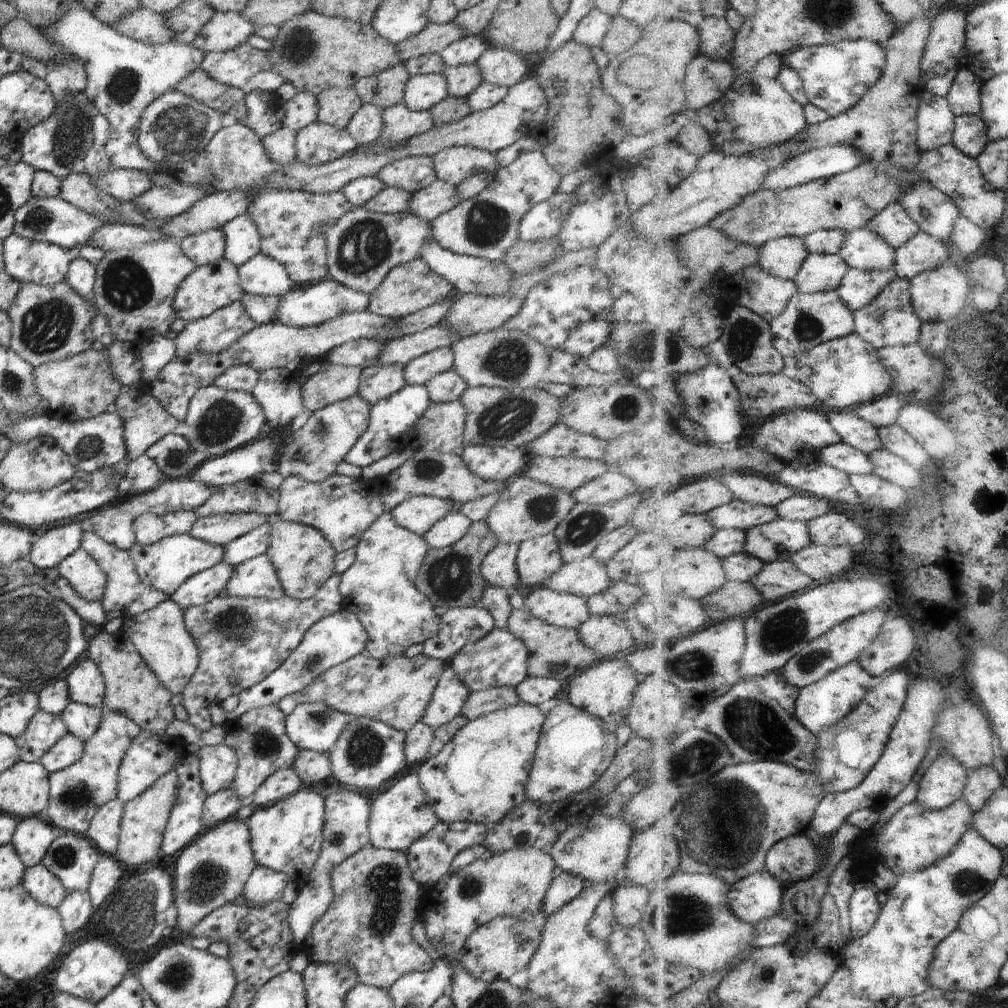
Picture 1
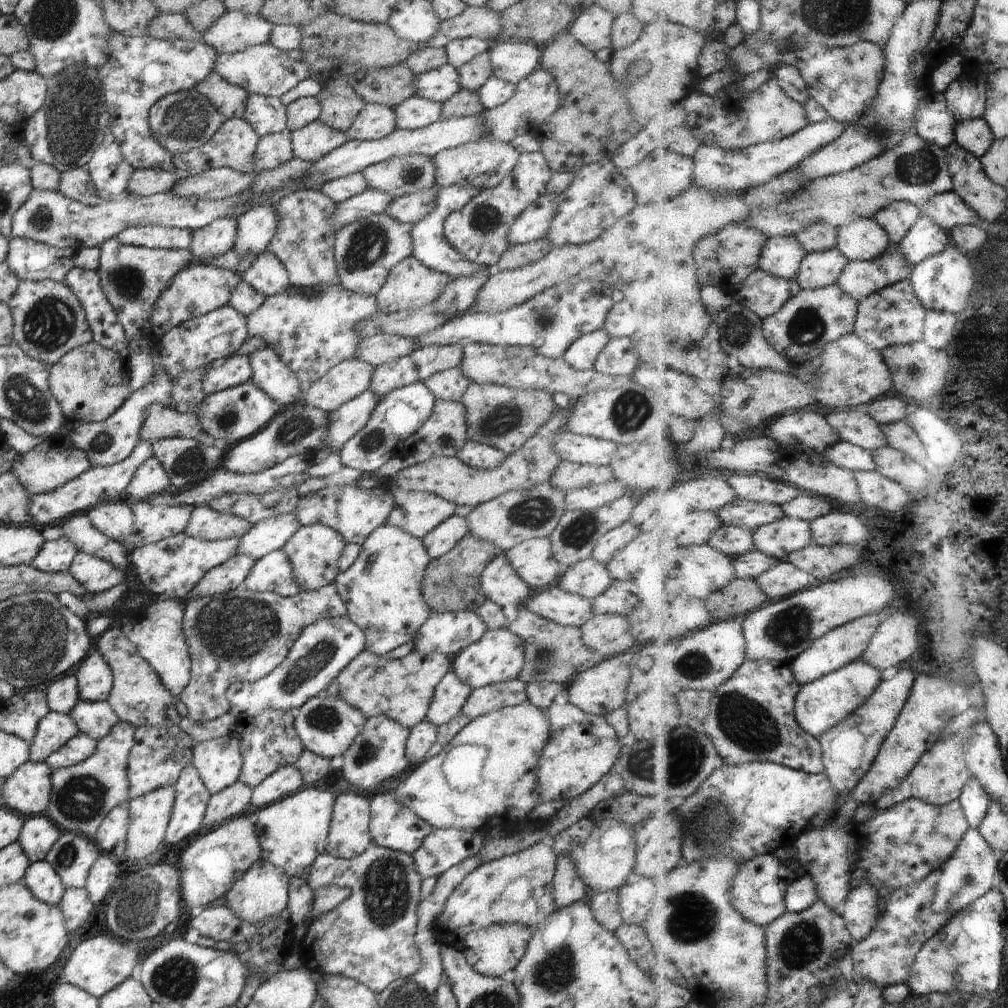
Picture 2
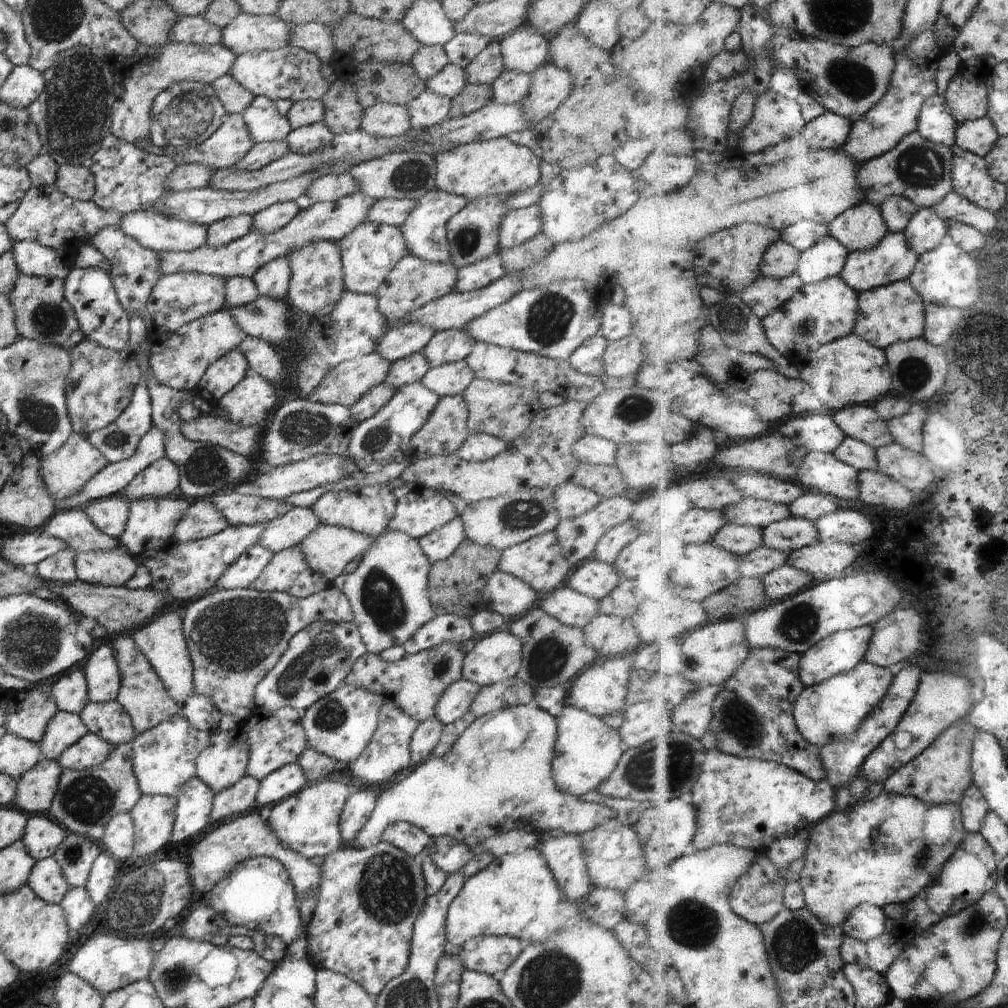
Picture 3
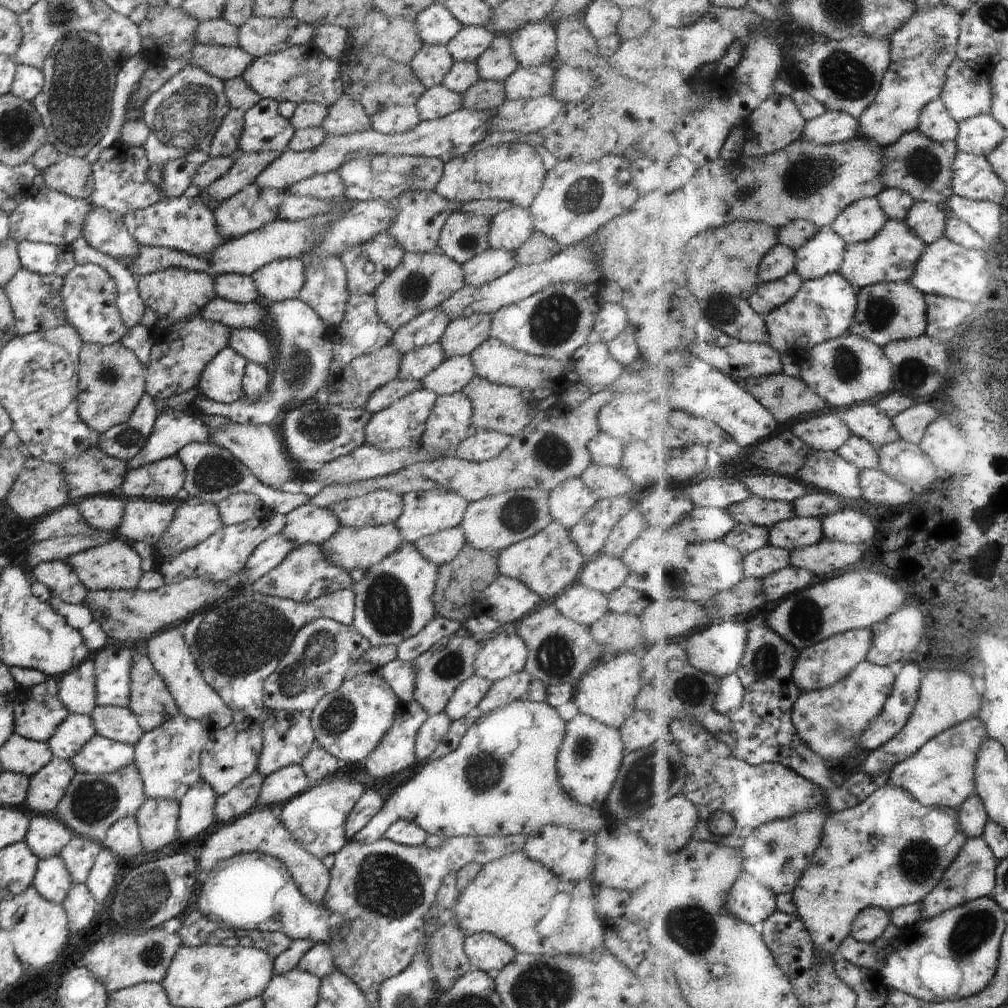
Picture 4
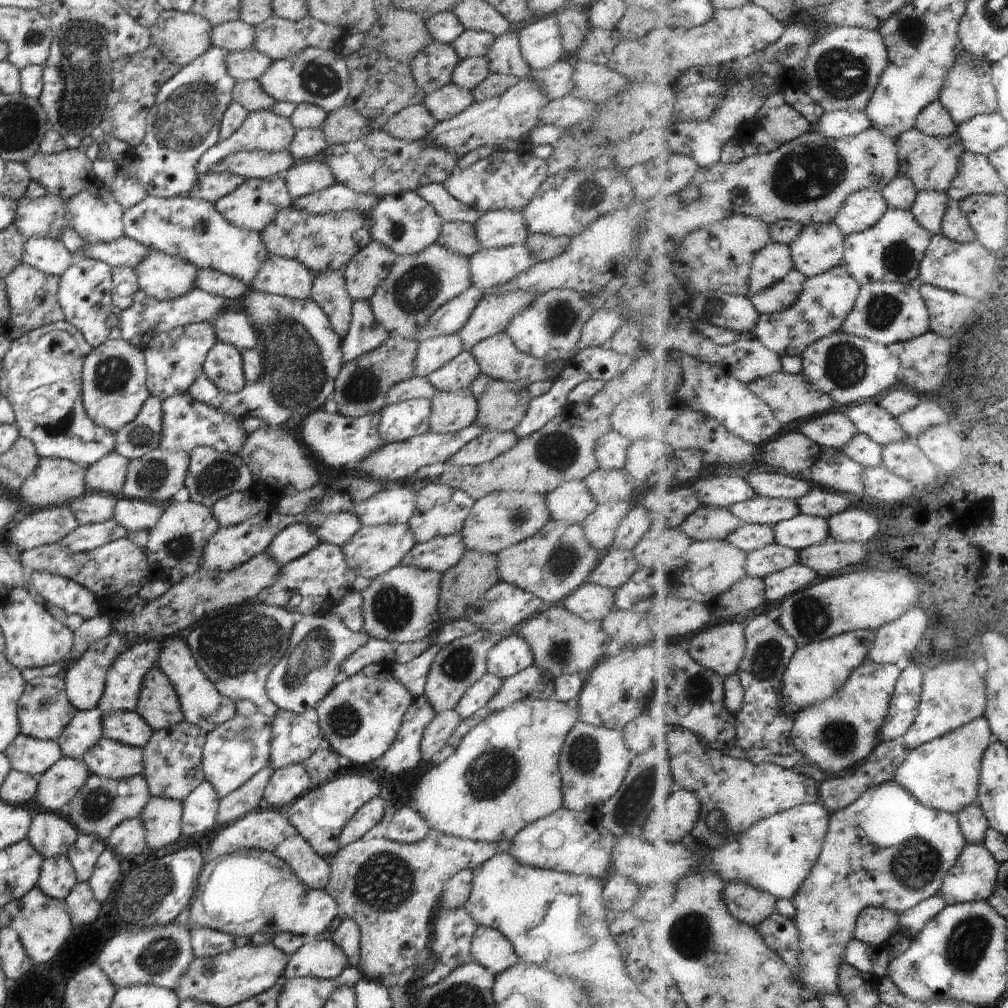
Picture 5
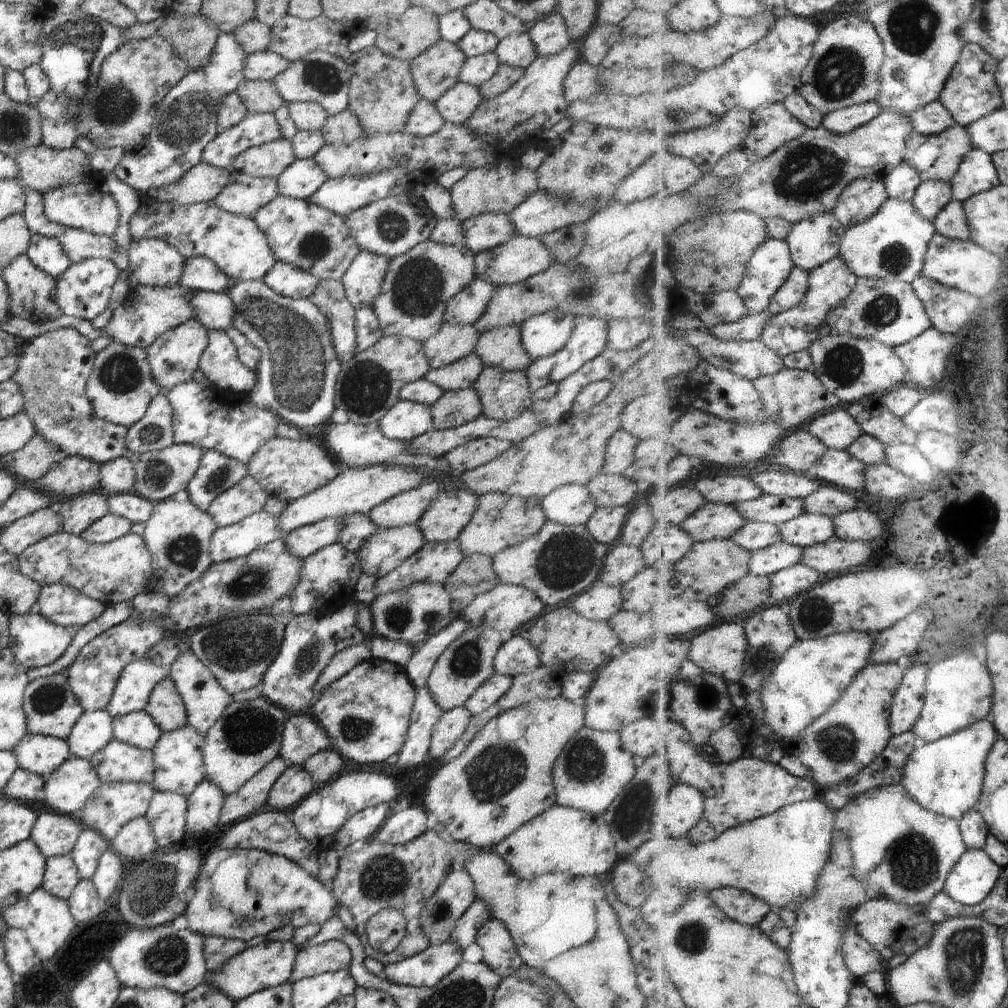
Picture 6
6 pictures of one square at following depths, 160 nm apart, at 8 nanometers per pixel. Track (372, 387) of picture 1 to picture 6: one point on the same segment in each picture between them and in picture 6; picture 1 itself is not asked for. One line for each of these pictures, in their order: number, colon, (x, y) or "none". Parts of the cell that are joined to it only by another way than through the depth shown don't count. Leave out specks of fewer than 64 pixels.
2: (386, 377)
3: (411, 369)
4: (414, 365)
5: (432, 354)
6: (452, 342)

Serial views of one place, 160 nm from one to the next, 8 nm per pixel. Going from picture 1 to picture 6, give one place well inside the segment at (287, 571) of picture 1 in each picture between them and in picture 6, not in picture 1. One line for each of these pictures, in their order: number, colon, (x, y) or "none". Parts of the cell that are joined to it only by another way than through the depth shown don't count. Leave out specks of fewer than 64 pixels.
2: (313, 551)
3: (327, 549)
4: (350, 548)
5: (373, 550)
6: (387, 548)

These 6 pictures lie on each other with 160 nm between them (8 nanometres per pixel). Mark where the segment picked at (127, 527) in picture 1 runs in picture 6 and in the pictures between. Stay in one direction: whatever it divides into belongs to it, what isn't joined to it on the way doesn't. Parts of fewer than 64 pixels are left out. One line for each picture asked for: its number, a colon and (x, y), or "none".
2: (115, 519)
3: (110, 515)
4: (102, 512)
5: (91, 507)
6: (77, 513)

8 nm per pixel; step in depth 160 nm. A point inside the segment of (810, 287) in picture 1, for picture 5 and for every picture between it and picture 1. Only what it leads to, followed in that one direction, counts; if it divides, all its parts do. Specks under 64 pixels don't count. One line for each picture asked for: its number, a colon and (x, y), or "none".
2: (821, 269)
3: (828, 259)
4: (825, 254)
5: (821, 247)

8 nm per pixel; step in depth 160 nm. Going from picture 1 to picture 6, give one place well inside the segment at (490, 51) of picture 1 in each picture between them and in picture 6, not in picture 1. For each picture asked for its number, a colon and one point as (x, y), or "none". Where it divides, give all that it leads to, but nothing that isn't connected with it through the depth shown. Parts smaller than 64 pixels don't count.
2: (511, 60)
3: (524, 50)
4: (535, 44)
5: (540, 39)
6: (549, 35)

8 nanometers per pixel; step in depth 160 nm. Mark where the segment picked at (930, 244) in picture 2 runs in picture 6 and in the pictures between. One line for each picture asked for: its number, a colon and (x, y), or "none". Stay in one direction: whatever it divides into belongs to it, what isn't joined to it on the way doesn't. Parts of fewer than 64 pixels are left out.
3: (927, 231)
4: (929, 220)
5: (931, 207)
6: (932, 198)

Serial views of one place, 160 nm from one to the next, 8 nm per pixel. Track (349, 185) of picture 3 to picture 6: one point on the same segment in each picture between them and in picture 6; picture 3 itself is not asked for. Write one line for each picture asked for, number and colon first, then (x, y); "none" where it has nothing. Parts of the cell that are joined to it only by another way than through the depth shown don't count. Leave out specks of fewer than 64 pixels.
4: (326, 186)
5: (310, 176)
6: (303, 177)

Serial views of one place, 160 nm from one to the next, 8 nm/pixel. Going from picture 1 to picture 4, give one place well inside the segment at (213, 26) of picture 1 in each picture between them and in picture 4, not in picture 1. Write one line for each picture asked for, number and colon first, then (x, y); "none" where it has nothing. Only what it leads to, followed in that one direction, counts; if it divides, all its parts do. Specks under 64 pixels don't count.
2: (233, 32)
3: (246, 33)
4: (258, 36)

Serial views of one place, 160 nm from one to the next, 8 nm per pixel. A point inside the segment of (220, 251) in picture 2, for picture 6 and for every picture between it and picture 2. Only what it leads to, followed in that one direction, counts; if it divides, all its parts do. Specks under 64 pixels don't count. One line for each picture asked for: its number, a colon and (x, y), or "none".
3: (223, 232)
4: (252, 208)
5: (252, 206)
6: (244, 195)

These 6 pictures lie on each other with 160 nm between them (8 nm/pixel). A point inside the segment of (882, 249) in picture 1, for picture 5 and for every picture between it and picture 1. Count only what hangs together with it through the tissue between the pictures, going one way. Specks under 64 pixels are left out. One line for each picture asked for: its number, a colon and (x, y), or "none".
2: (865, 240)
3: (863, 227)
4: (863, 221)
5: (863, 210)

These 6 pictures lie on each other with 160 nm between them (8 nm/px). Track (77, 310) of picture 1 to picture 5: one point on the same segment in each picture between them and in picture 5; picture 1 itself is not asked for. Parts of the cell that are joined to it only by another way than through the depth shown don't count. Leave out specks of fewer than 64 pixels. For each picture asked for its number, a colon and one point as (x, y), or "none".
2: (49, 321)
3: (43, 314)
4: (36, 302)
5: (32, 294)

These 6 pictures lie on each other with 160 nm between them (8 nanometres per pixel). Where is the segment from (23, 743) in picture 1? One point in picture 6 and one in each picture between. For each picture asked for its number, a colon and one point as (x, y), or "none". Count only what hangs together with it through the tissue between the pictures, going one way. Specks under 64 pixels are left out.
2: (54, 730)
3: (64, 729)
4: (75, 730)
5: (84, 730)
6: (94, 729)

